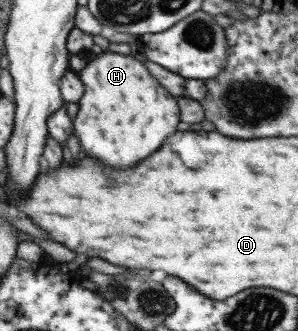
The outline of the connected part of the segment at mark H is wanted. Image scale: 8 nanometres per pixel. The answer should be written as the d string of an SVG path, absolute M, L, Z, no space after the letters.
M103 52L88 61L77 75L83 91L76 103L76 116L72 118L72 133L77 135L85 155L103 165L125 169L135 165L137 159L151 155L161 147L165 137L175 133L179 121L175 99L159 87L143 63L133 56Z

